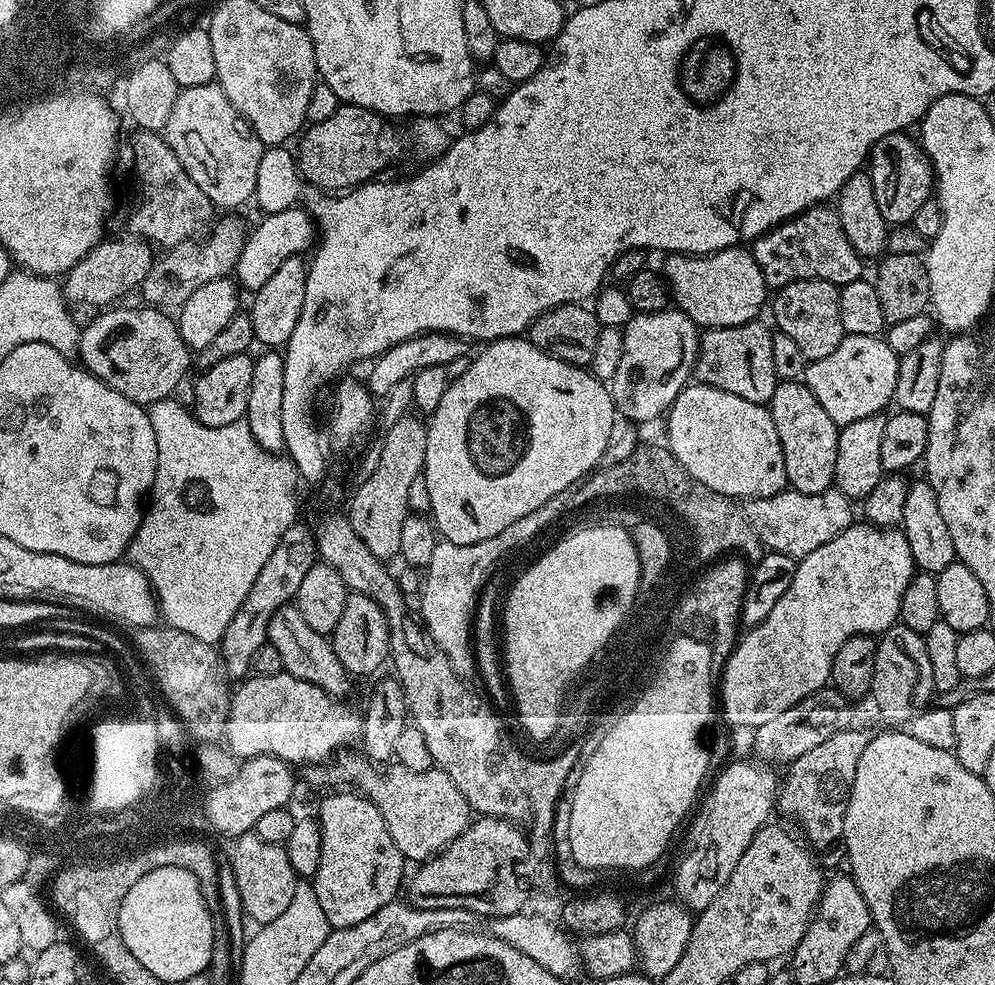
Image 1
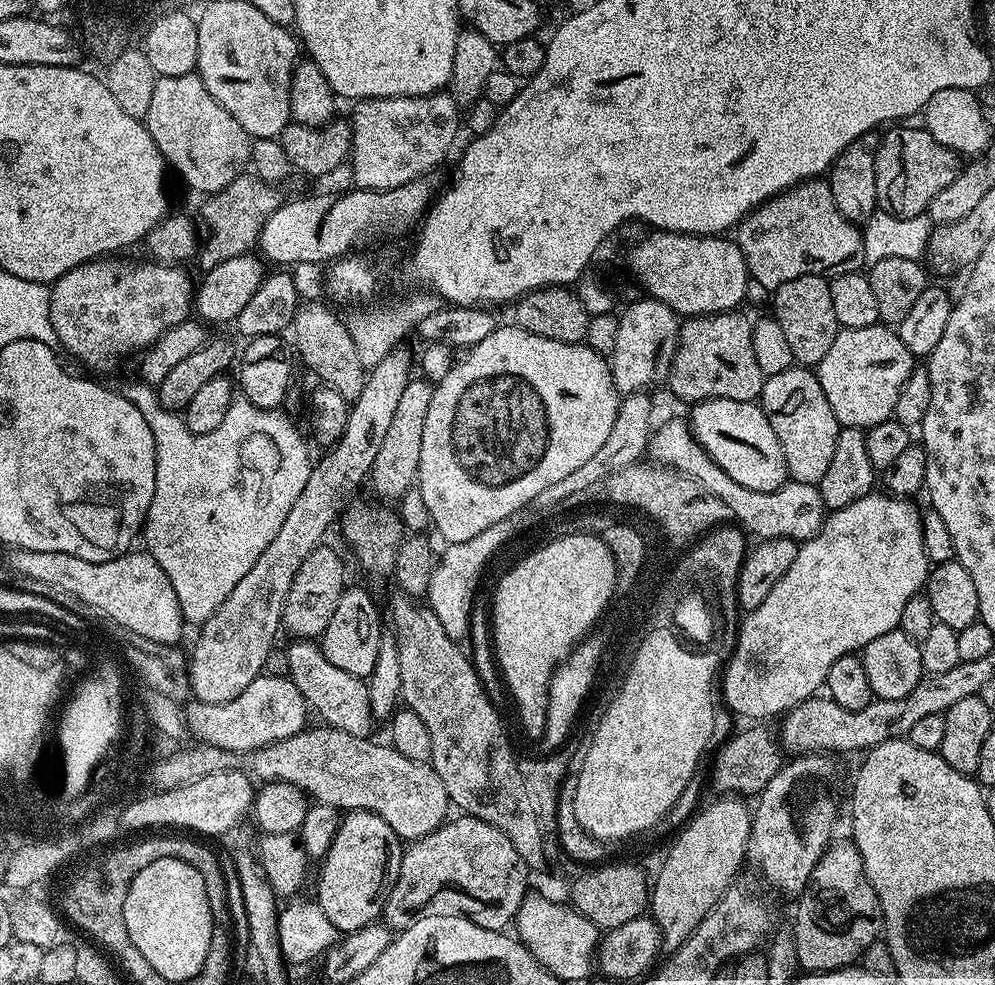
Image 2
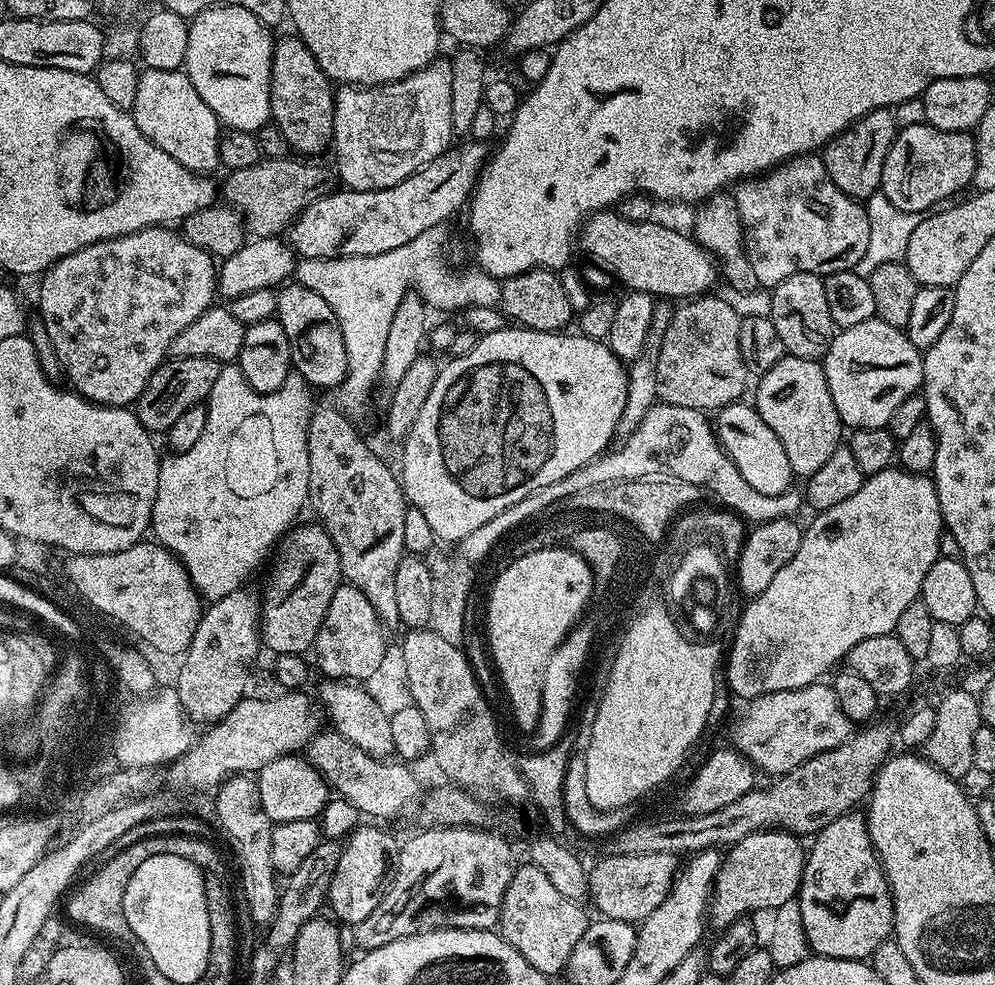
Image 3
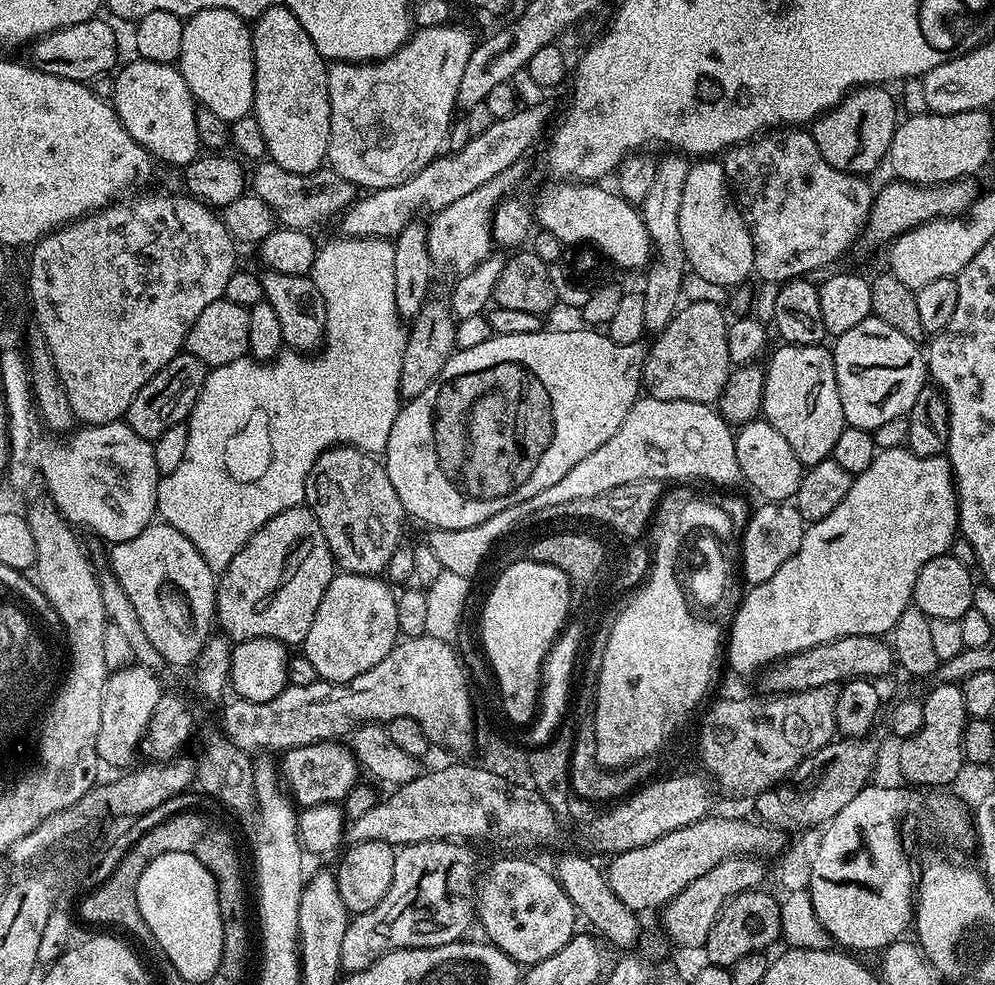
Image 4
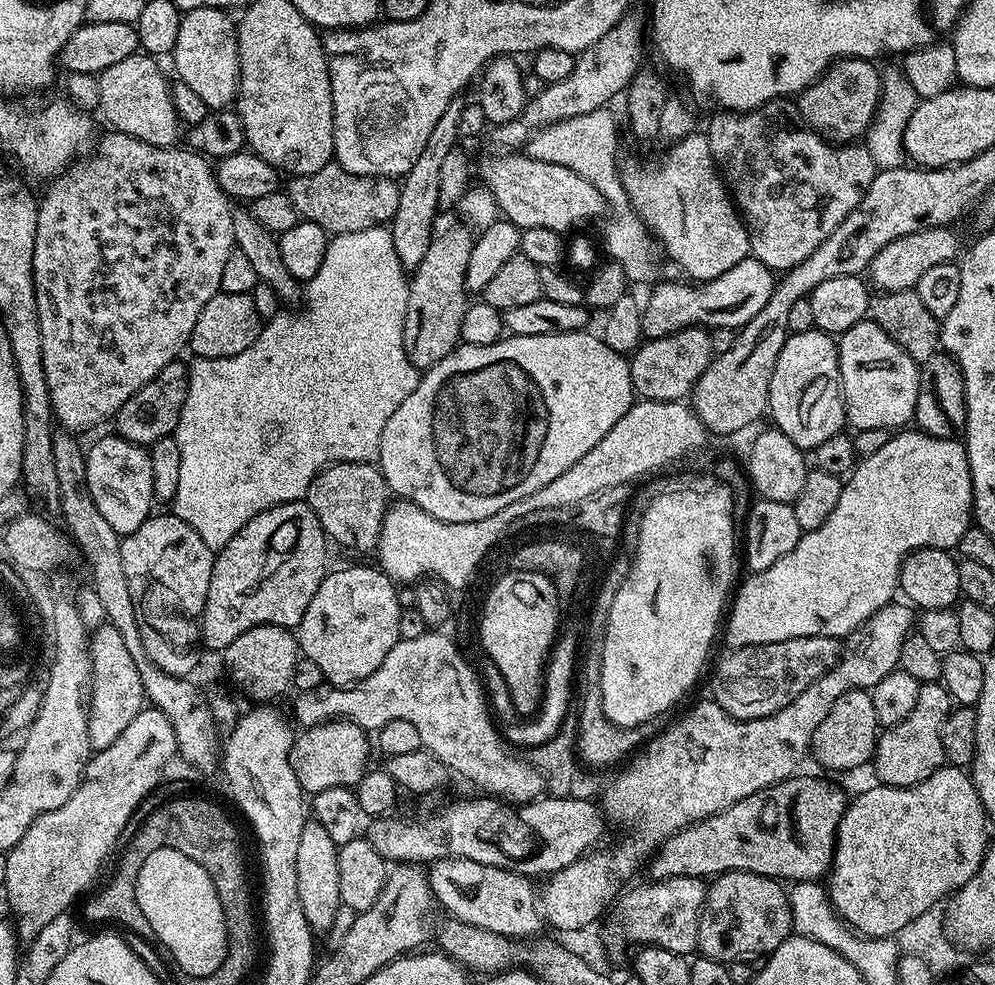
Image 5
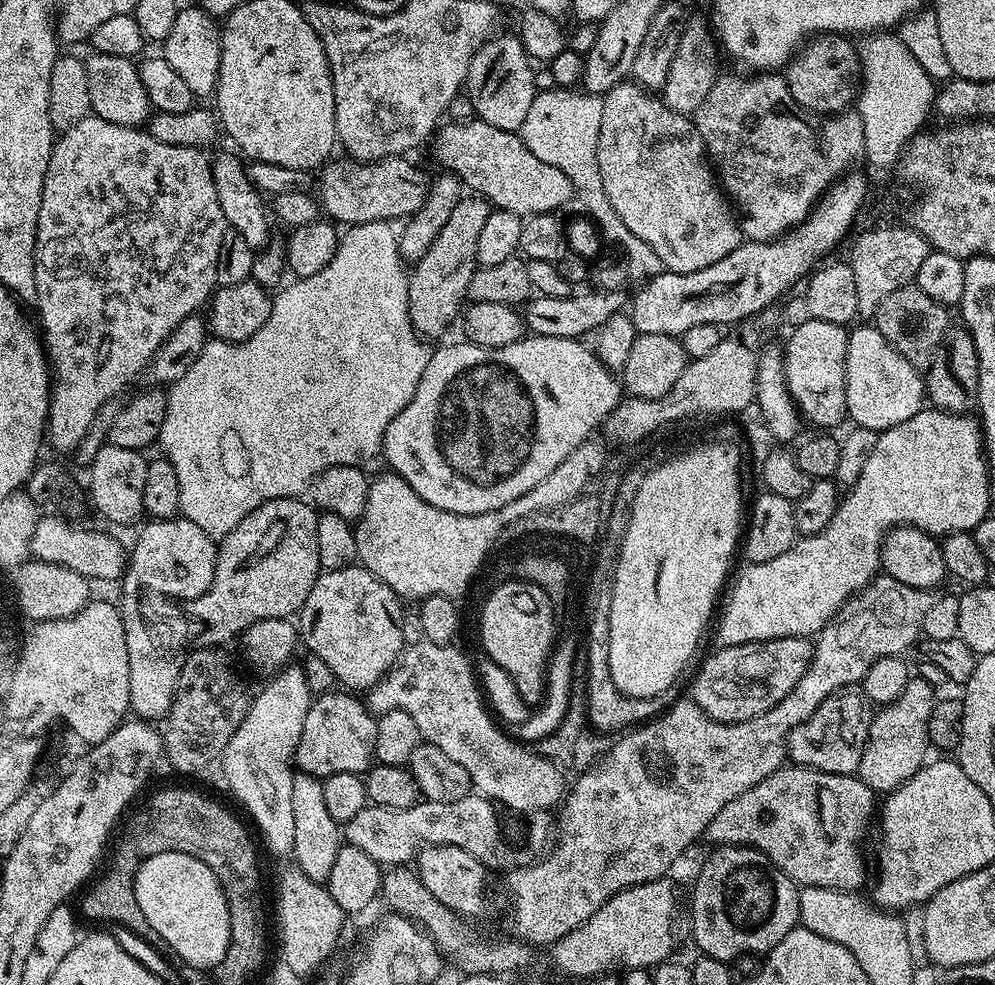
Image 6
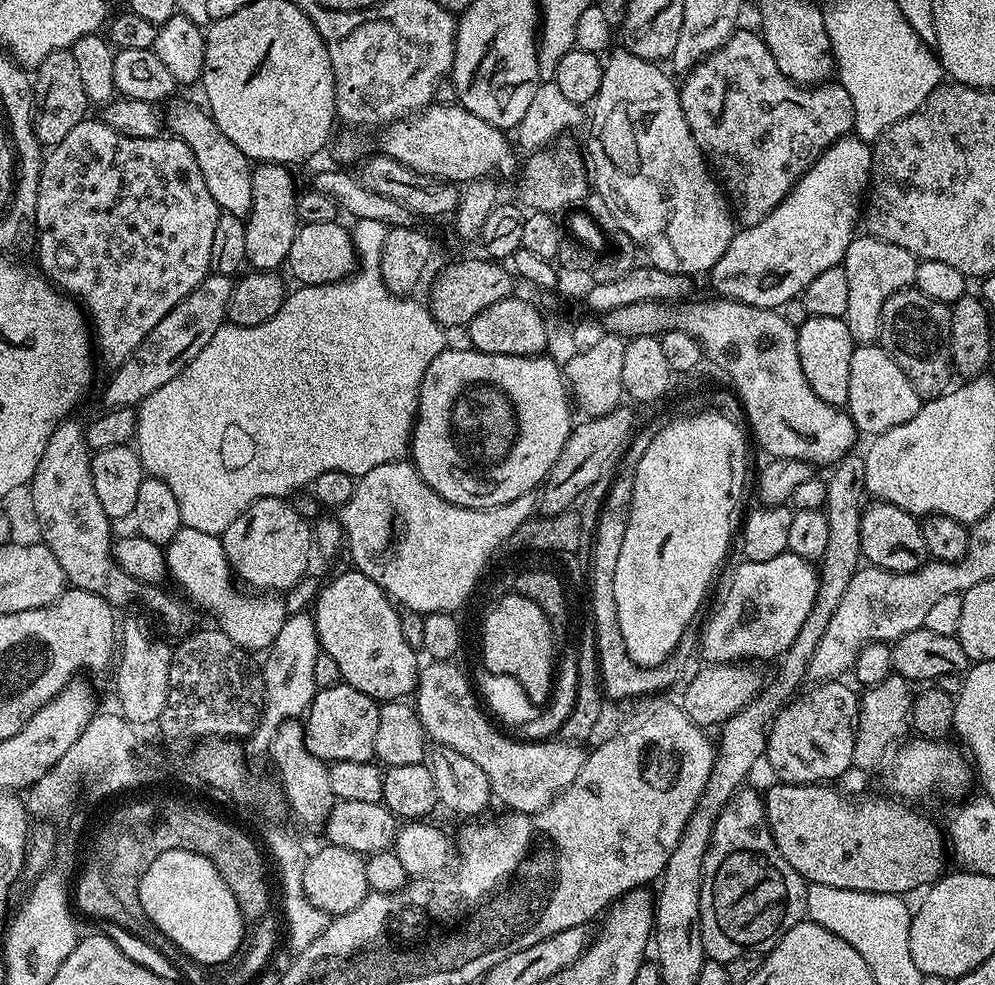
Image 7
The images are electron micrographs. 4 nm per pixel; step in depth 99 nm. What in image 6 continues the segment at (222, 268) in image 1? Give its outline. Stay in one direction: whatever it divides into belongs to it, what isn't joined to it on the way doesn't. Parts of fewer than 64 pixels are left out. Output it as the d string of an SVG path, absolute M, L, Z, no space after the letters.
M403 155L388 156L368 163L343 159L325 163L319 173L318 199L323 215L337 225L351 226L379 220L396 222L399 216L410 217L424 204L430 191L429 177L424 177L423 170L415 168Z

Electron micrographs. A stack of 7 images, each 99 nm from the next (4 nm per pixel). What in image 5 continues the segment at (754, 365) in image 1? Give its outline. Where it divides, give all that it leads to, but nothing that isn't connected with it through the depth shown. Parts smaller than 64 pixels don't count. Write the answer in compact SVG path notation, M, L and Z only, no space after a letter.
M703 326L683 328L657 340L645 339L631 353L632 387L637 397L646 400L683 401L691 397L692 388L702 378L714 359L709 329Z

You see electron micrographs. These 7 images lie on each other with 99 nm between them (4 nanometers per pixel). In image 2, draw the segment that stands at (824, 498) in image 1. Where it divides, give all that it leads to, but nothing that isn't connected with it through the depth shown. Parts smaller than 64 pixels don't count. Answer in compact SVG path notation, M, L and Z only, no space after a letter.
M672 420L655 429L652 439L648 441L647 455L655 463L673 468L675 472L683 472L697 480L710 494L722 498L726 506L730 506L732 520L745 533L753 532L760 540L786 538L803 542L817 536L826 519L824 499L819 487L812 482L801 482L789 479L781 488L773 492L746 490L746 486L734 482L730 474L726 474L714 461L704 453L704 448L692 434L691 427L680 420Z

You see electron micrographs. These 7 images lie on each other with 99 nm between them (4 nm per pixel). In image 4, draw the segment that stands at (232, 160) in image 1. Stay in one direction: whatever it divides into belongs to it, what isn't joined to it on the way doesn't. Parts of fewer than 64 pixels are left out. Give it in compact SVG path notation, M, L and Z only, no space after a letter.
M142 59L123 65L115 73L110 103L130 138L134 138L134 142L141 144L157 161L187 166L201 155L196 121L198 105L179 67Z

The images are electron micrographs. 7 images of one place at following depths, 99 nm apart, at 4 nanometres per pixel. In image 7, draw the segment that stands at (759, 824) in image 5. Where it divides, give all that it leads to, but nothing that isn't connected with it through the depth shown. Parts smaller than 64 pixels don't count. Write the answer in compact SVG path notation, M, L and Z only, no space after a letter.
M783 782L773 783L773 788L769 792L763 793L764 797L764 814L768 817L768 828L772 832L774 842L778 846L778 850L782 854L782 858L786 858L786 862L790 862L790 866L794 866L796 873L808 884L825 884L826 886L834 886L838 890L862 890L863 892L873 892L874 894L909 894L915 888L919 890L927 889L936 883L941 876L945 875L946 869L950 864L950 848L946 843L945 833L931 820L928 816L919 816L912 808L907 808L907 803L897 802L895 799L887 800L884 796L847 796L844 792L839 792L836 786L828 782L818 784L786 784Z

